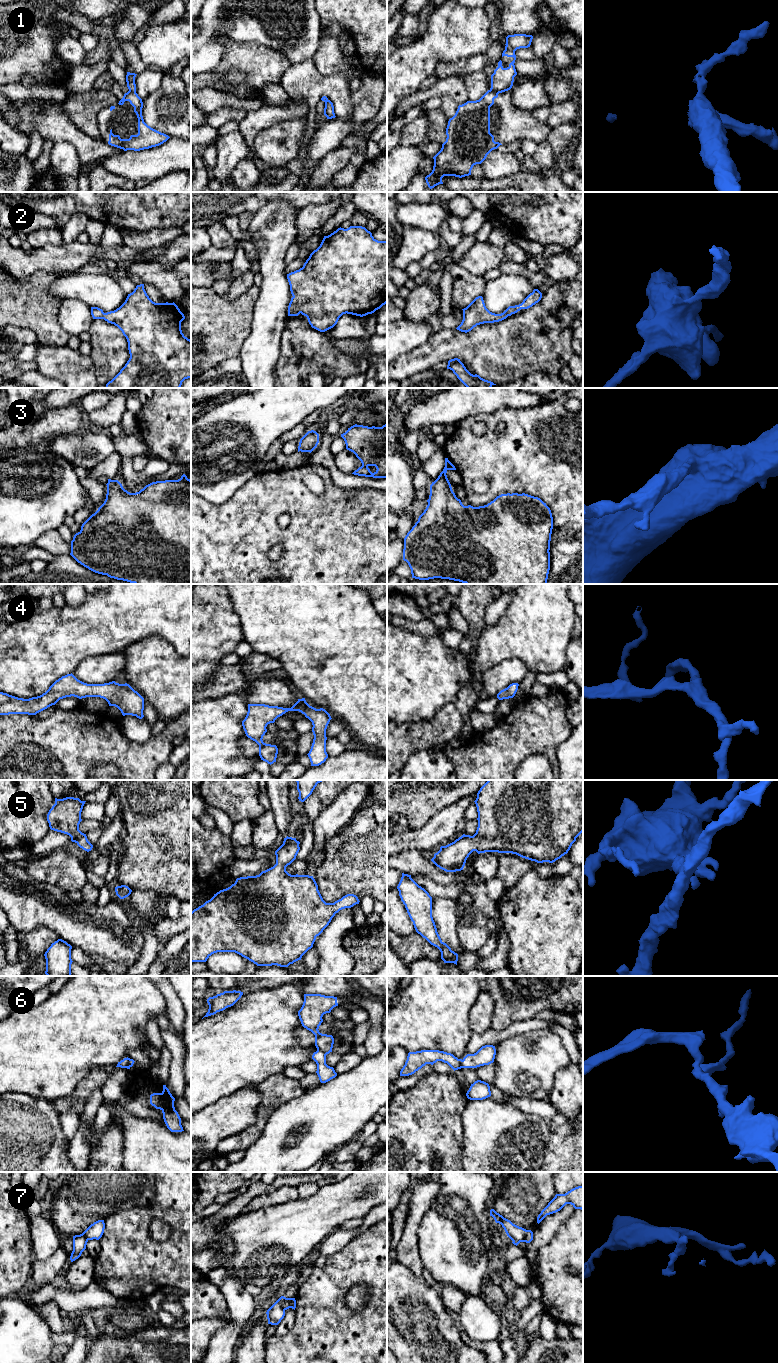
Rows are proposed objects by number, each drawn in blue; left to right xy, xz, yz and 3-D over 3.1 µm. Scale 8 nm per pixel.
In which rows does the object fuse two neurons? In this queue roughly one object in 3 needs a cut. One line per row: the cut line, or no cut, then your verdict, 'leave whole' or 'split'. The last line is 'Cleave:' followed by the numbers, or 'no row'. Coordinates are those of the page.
1: yz (490, 88), (498, 93) | split
2: no cut | leave whole
3: no cut | leave whole
4: no cut | leave whole
5: no cut | leave whole
6: xy (127, 1058), (127, 1064), (124, 1067) | split
7: yz (528, 1230), (521, 1240), (513, 1241) | split
Cleave: 1, 6, 7

